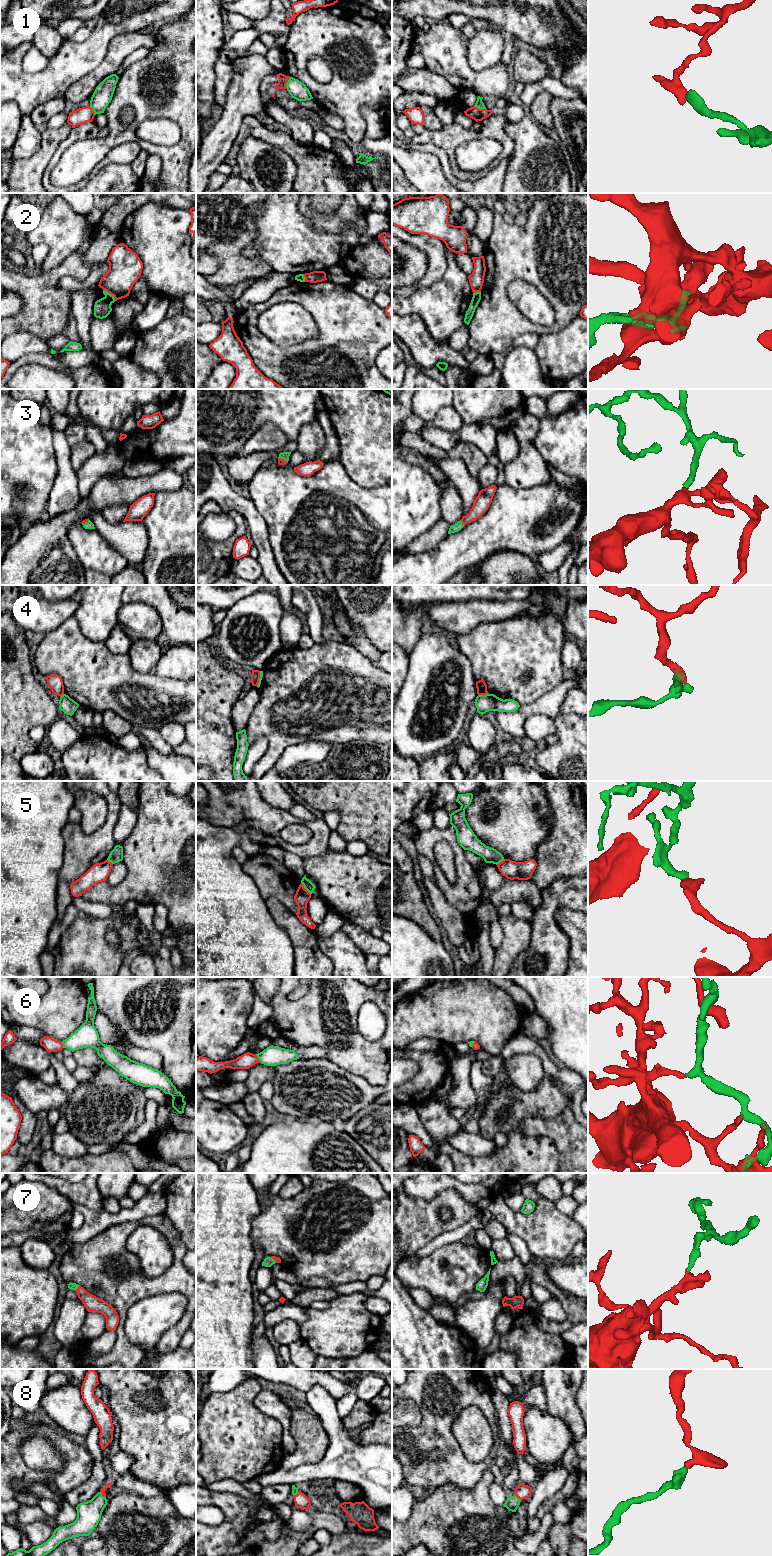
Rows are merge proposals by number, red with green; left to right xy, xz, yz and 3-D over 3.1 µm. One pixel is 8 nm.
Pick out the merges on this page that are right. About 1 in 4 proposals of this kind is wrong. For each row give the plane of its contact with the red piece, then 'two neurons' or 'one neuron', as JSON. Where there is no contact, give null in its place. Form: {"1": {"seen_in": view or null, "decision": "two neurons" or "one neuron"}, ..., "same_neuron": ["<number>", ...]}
{"1": {"seen_in": "yz", "decision": "two neurons"}, "2": {"seen_in": "xy", "decision": "one neuron"}, "3": {"seen_in": "yz", "decision": "one neuron"}, "4": {"seen_in": "yz", "decision": "two neurons"}, "5": {"seen_in": "xz", "decision": "two neurons"}, "6": {"seen_in": "xz", "decision": "one neuron"}, "7": {"seen_in": "xy", "decision": "one neuron"}, "8": {"seen_in": "xy", "decision": "one neuron"}, "same_neuron": ["2", "3", "6", "7", "8"]}

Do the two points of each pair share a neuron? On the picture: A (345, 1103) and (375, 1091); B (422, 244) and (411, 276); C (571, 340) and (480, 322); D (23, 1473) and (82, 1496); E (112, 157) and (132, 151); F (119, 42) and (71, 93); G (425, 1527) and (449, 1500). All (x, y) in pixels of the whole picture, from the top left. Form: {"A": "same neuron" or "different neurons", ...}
{"A": "same neuron", "B": "different neurons", "C": "different neurons", "D": "different neurons", "E": "same neuron", "F": "same neuron", "G": "same neuron"}

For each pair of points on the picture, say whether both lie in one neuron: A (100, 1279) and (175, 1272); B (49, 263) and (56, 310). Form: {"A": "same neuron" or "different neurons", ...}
{"A": "same neuron", "B": "different neurons"}

